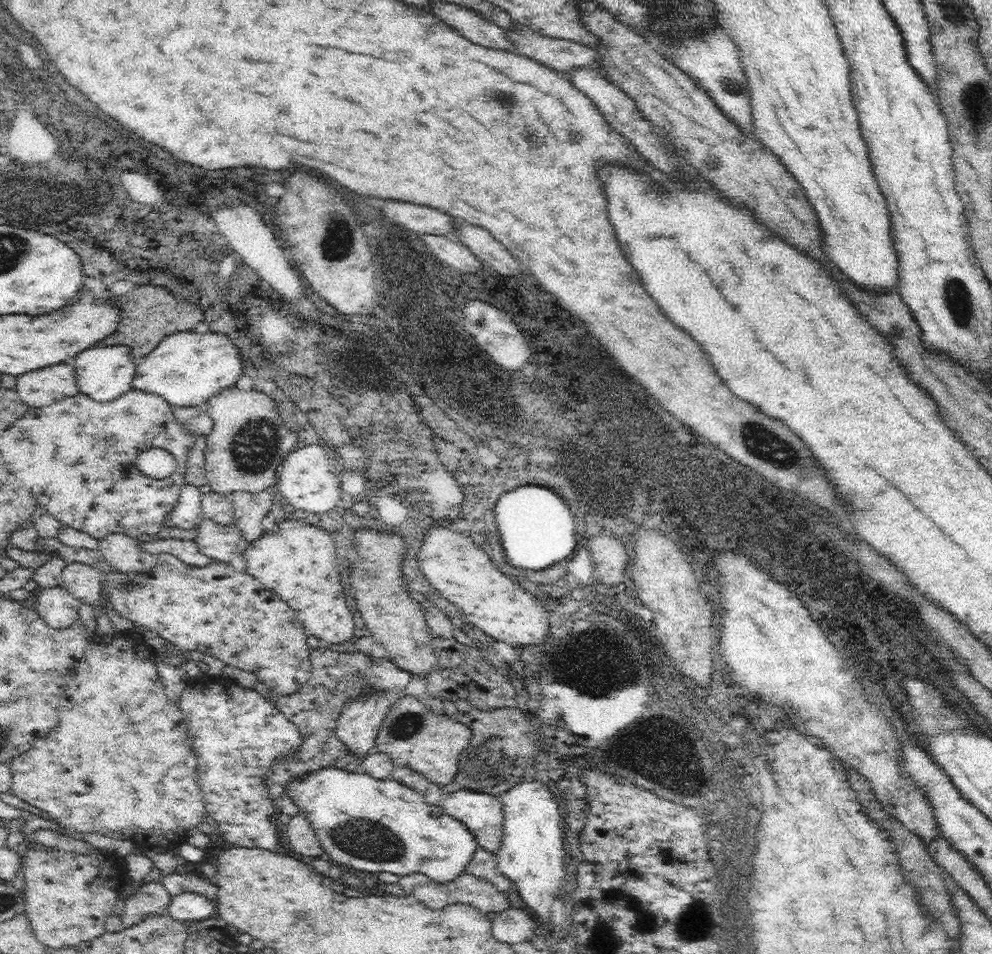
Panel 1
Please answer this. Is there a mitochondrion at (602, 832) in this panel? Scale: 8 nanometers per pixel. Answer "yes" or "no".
no

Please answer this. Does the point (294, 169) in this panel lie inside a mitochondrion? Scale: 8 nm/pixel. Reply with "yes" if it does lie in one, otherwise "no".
no

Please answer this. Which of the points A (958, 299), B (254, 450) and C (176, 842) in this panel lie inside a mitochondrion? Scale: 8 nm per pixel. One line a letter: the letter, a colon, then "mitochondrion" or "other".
A: mitochondrion
B: mitochondrion
C: other

